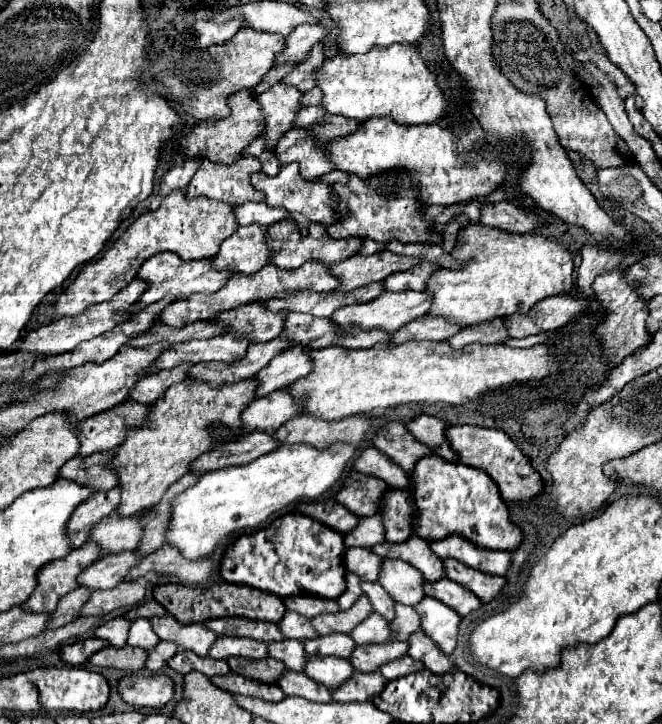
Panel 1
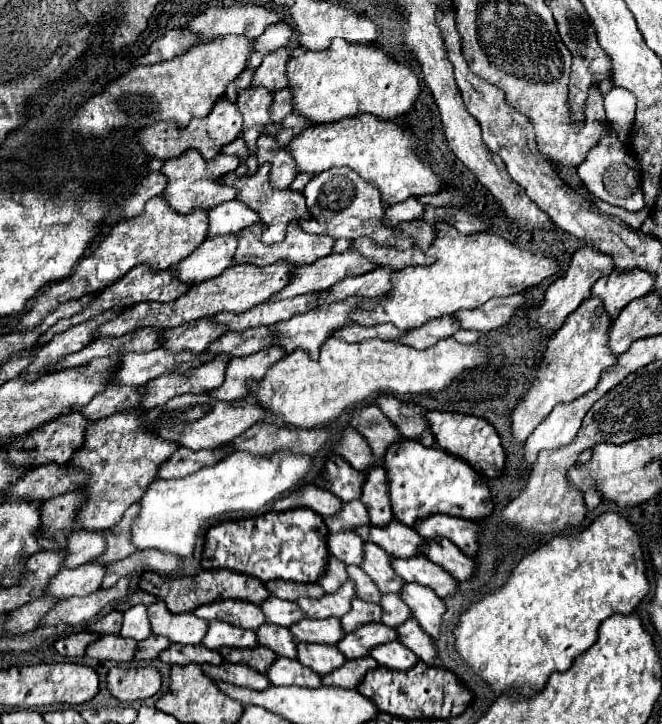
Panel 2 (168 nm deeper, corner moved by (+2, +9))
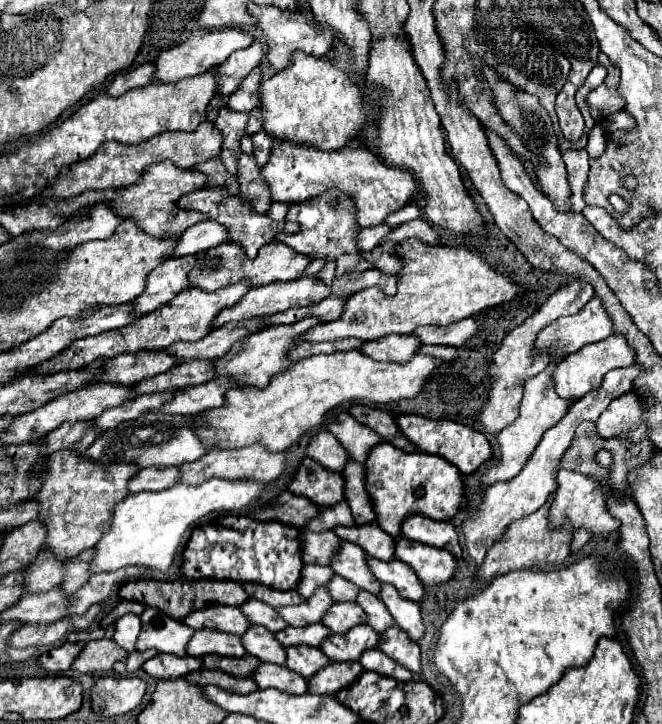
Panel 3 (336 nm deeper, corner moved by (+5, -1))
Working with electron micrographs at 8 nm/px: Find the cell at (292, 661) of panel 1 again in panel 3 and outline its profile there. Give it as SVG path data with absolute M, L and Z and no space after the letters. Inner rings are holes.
M249 626L249 630L241 636L241 642L243 648L261 662L271 662L271 664L285 662L285 648L263 626Z

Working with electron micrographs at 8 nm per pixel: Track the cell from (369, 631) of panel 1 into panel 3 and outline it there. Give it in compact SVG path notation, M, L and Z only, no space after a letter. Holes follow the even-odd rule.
M335 602L335 606L331 606L331 610L327 610L327 614L323 616L323 624L333 634L345 634L349 628L363 624L365 620L367 616L355 602Z

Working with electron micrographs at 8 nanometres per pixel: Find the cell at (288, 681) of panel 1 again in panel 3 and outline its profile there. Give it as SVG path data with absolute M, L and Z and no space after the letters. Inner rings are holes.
M261 664L259 670L255 670L253 680L259 688L277 688L287 694L305 694L307 692L307 680L303 680L299 674L287 670L285 666L277 664Z

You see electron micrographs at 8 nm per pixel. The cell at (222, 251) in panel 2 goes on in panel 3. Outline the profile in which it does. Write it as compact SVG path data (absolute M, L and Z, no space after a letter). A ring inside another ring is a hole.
M183 256L183 258L169 258L155 270L151 270L151 274L147 274L145 292L133 302L135 316L149 314L161 304L173 300L181 290L185 290L187 274L195 264L197 256Z

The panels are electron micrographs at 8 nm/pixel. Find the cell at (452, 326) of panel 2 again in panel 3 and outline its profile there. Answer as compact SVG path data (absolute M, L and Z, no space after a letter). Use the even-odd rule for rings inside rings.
M391 334L391 336L385 336L383 340L365 342L365 346L359 346L359 352L381 362L407 362L415 356L415 350L419 346L421 344L413 334L411 336Z

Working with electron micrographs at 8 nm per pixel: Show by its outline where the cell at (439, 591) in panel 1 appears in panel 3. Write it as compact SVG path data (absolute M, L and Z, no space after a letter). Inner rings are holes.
M367 558L369 562L369 570L375 574L375 578L379 582L387 582L387 584L393 584L397 588L397 592L407 598L407 600L413 600L413 602L419 602L425 594L419 578L415 576L415 572L399 562L399 560L391 560L391 562L383 562L383 560L377 560L377 558Z

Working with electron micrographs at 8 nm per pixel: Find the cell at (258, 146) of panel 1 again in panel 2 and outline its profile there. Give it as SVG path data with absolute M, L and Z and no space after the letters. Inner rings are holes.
M236 138L234 142L230 142L230 144L226 144L224 148L222 148L222 154L232 154L232 156L238 156L238 158L246 158L248 156L248 148L246 148L246 142L242 140L242 138Z

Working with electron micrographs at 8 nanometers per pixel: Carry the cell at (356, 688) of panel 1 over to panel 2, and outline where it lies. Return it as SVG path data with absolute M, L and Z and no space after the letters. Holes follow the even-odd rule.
M364 656L364 658L358 658L358 660L346 660L344 666L340 666L338 670L322 676L322 684L354 690L362 682L362 676L366 672L374 670L376 666L378 666L378 662L374 662L370 656Z

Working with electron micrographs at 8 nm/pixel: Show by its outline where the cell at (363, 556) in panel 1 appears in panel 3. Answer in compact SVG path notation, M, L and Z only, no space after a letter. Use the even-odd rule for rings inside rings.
M303 528L299 534L299 540L303 542L303 562L305 564L329 564L341 544L341 540L331 530L323 534L315 534Z

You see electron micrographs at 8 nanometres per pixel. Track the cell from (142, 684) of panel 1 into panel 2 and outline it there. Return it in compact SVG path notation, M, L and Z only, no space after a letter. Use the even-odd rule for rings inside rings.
M110 668L108 672L110 694L122 702L144 700L162 688L162 674L152 668Z

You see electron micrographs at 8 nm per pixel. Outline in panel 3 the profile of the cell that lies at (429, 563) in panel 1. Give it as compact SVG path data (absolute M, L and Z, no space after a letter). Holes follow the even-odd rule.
M369 522L369 524L355 524L355 526L337 526L333 530L335 534L339 534L339 538L353 542L357 546L361 546L369 556L379 558L379 560L393 560L393 552L395 552L395 540L383 532L379 528L377 522Z

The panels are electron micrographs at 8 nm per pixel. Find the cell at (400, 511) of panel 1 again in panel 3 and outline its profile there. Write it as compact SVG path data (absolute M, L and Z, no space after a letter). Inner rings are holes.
M349 460L345 470L341 472L345 478L345 500L353 512L355 524L367 524L375 520L375 512L371 508L369 494L365 490L365 468L363 464Z

